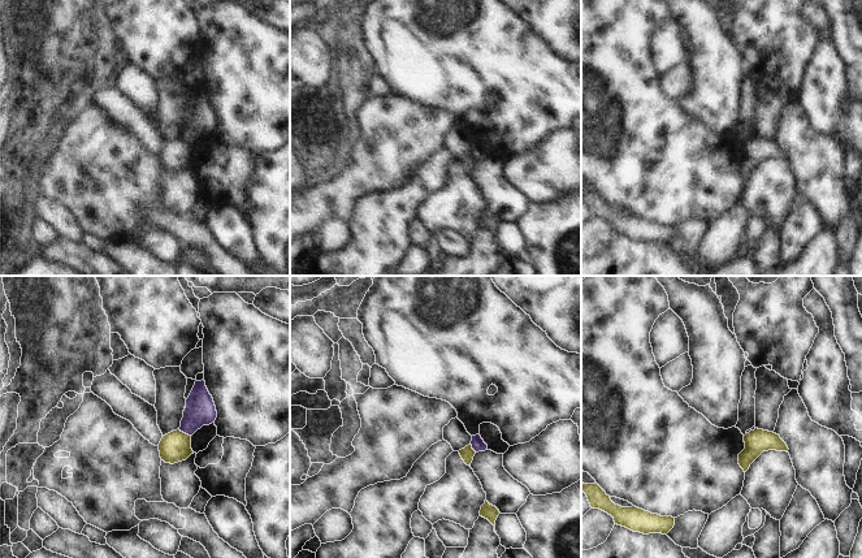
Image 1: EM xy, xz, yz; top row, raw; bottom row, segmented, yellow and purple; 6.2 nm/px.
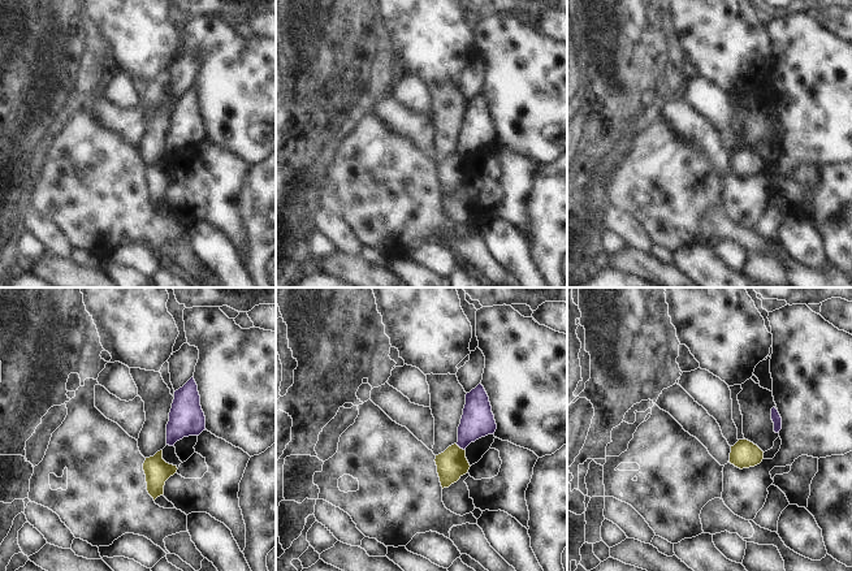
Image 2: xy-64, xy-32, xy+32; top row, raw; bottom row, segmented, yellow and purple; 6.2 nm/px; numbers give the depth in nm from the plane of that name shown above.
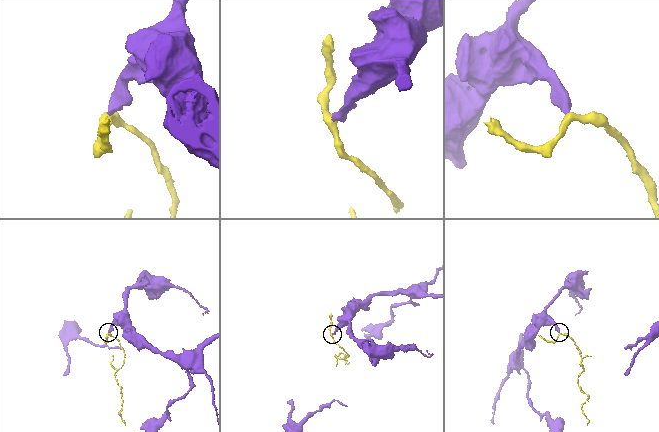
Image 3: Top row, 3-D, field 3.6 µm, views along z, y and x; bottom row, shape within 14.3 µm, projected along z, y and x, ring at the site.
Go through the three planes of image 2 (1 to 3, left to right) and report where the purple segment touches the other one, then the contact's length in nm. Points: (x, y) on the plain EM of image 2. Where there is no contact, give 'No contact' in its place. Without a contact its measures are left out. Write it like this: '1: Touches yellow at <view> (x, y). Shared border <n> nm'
1: No contact
2: Touches yellow at xy-32 (459, 156). Shared border 80 nm
3: No contact

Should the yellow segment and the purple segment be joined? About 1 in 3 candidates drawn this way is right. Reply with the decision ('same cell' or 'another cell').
another cell

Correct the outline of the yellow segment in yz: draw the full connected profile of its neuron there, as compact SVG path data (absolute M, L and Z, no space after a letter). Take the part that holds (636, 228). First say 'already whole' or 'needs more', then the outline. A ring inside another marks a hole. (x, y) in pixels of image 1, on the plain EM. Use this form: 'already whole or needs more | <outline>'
already whole | M584 193L581 199L586 203L592 217L599 217L614 226L615 233L644 243L667 243L675 234L675 226L651 222L636 215L621 216L615 213L610 204L598 193Z

